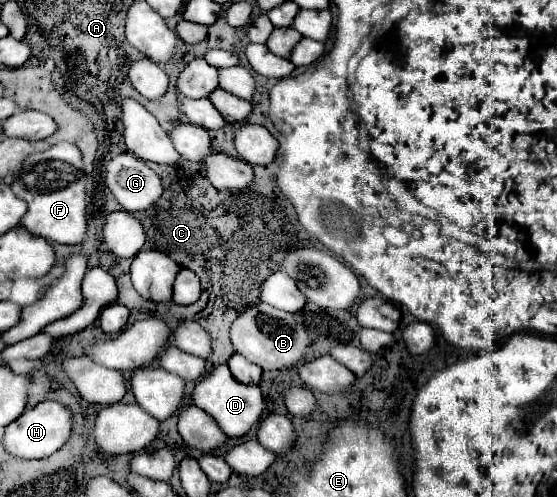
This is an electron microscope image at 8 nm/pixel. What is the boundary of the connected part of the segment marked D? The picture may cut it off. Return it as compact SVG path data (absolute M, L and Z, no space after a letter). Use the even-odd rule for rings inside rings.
M219 365L213 373L209 373L203 381L197 383L195 393L193 393L193 403L199 409L207 411L229 437L247 435L251 431L251 427L261 421L261 415L263 415L261 389L257 385L237 383L237 379L231 375L227 365Z

